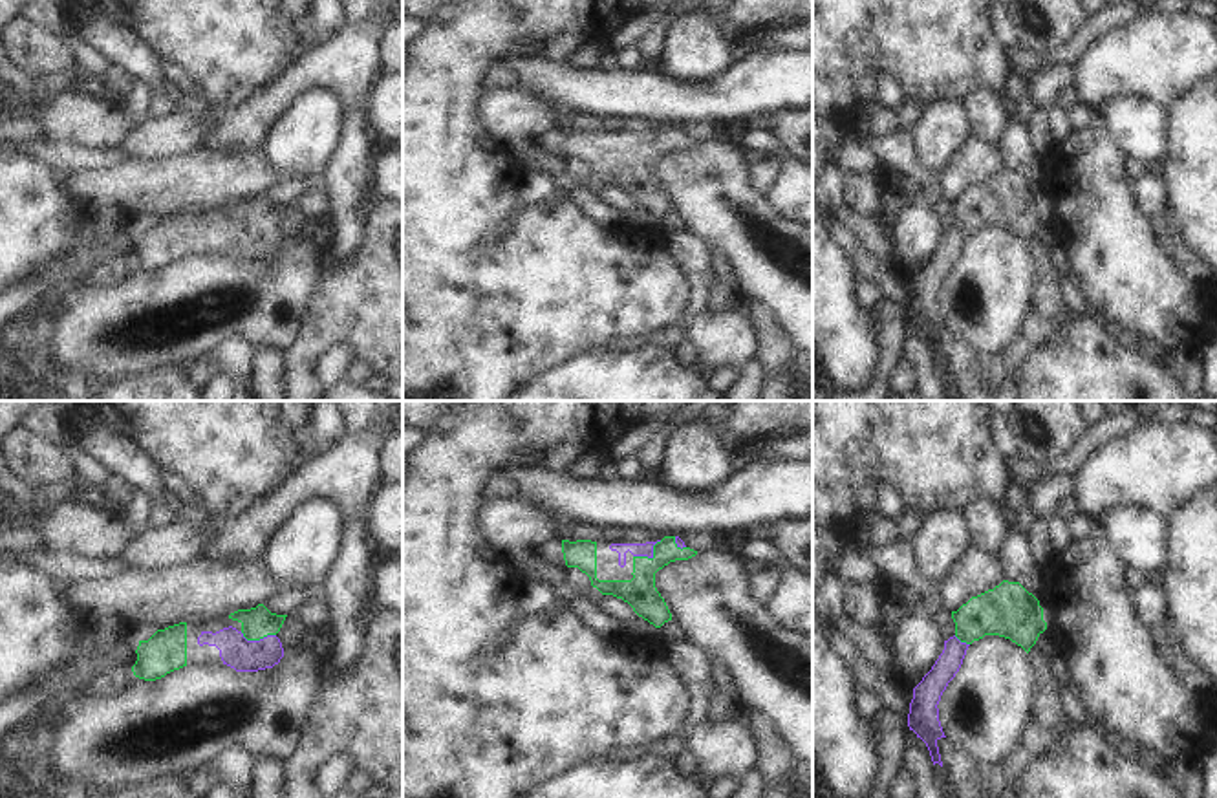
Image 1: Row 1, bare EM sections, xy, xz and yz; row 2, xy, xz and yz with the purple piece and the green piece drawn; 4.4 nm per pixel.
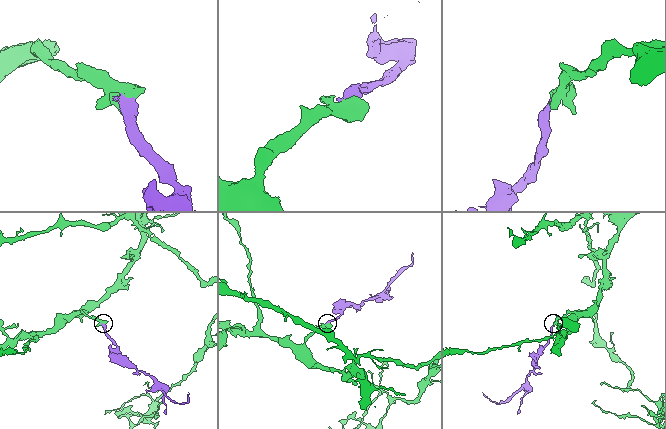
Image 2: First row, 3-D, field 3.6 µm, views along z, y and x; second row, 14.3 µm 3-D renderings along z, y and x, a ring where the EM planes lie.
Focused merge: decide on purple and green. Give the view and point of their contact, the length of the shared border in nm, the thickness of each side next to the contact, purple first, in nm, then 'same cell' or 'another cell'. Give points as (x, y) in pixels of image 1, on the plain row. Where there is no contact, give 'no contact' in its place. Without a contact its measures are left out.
xz (650, 147) | 150 nm | 60/140 nm | same cell

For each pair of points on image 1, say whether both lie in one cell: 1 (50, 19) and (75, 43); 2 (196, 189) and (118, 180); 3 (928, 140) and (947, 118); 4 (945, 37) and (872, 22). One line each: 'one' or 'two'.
1: one
2: one
3: one
4: one

